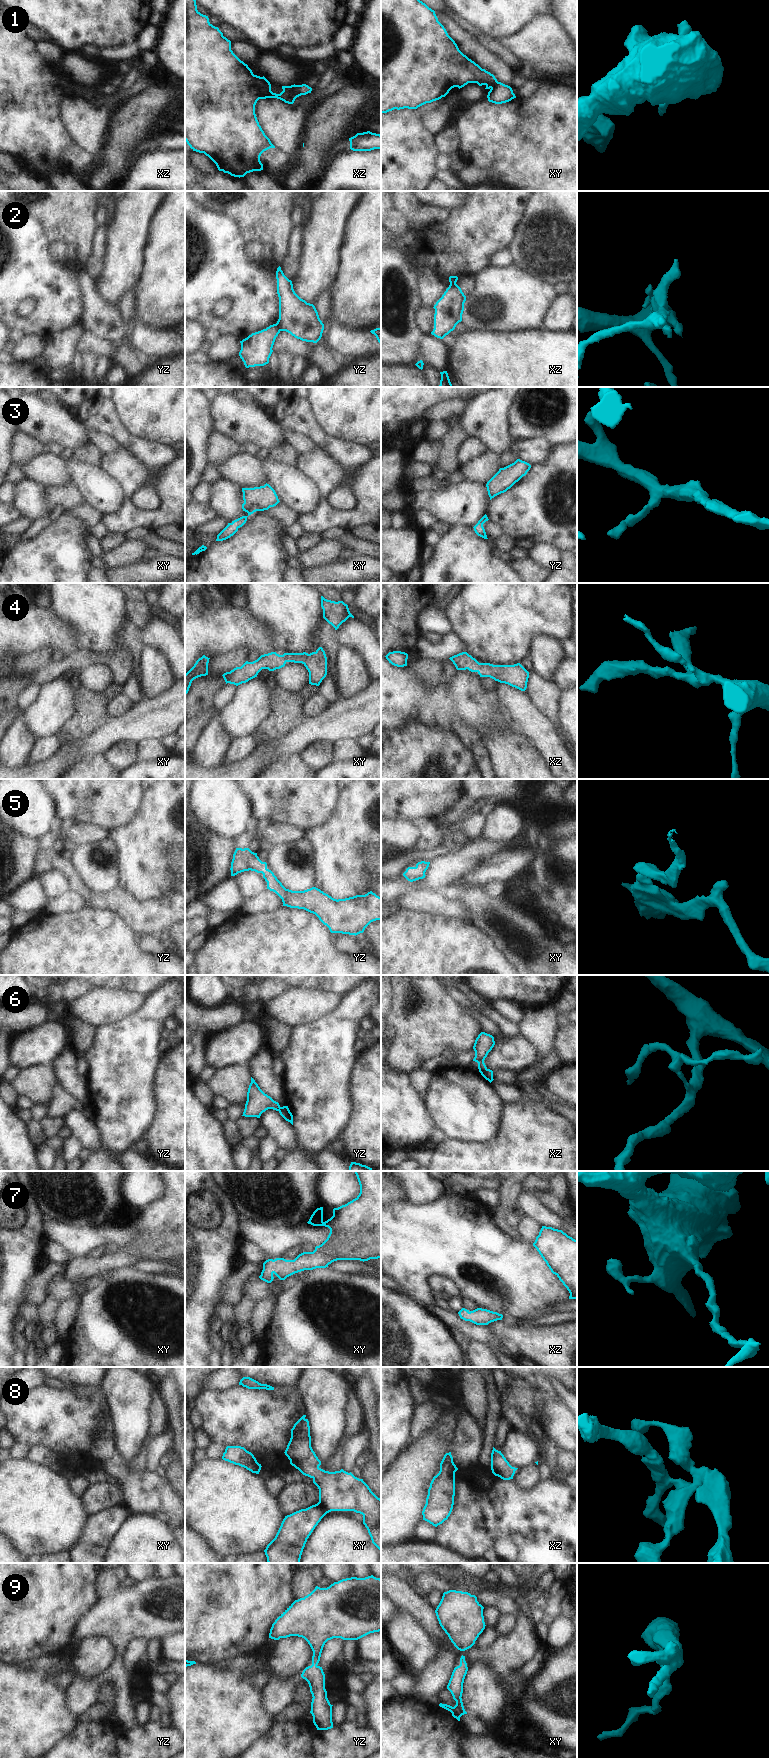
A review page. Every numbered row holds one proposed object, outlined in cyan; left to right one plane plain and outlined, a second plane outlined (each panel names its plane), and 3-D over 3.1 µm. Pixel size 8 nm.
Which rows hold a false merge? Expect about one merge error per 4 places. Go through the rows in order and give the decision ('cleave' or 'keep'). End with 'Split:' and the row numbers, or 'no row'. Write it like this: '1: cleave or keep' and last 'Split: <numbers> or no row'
1: keep
2: cleave
3: keep
4: keep
5: keep
6: cleave
7: keep
8: keep
9: keep
Split: 2, 6

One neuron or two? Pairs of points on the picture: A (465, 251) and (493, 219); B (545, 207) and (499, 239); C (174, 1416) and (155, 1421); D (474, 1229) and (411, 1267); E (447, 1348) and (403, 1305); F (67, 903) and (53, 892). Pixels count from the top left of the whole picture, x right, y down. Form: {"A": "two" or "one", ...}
{"A": "one", "B": "two", "C": "two", "D": "one", "E": "one", "F": "two"}

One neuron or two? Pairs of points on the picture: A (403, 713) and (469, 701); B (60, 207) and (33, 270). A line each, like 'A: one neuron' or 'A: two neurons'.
A: one neuron
B: two neurons

